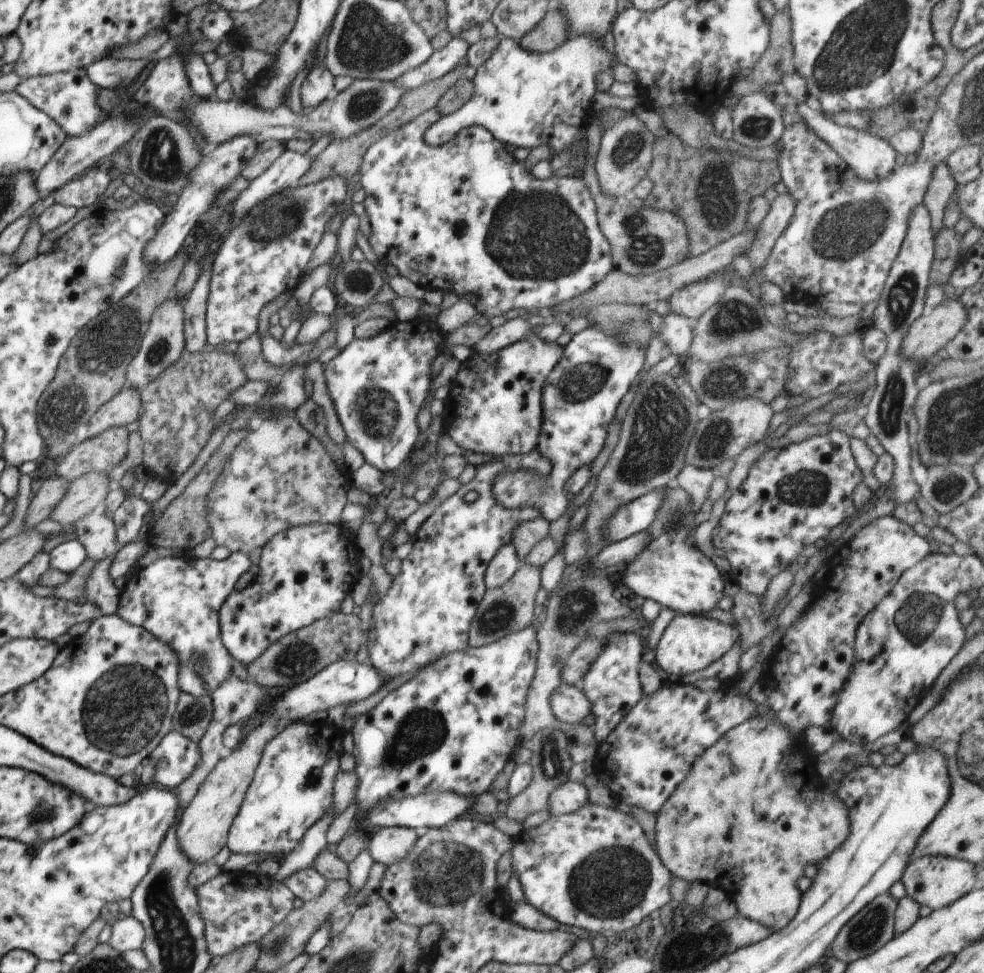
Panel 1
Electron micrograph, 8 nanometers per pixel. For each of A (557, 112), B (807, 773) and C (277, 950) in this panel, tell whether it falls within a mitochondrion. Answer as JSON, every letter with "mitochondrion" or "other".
{"A":"other","B":"other","C":"mitochondrion"}

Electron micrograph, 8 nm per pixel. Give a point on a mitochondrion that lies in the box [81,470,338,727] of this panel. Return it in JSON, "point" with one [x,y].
{"point":[285,665]}

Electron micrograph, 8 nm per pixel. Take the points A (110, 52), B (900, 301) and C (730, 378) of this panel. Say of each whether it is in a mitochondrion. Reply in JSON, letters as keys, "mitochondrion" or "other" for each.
{"A":"other","B":"mitochondrion","C":"mitochondrion"}

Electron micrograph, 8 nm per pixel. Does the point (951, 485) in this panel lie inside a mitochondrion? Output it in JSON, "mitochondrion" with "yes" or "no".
{"mitochondrion":"yes"}

